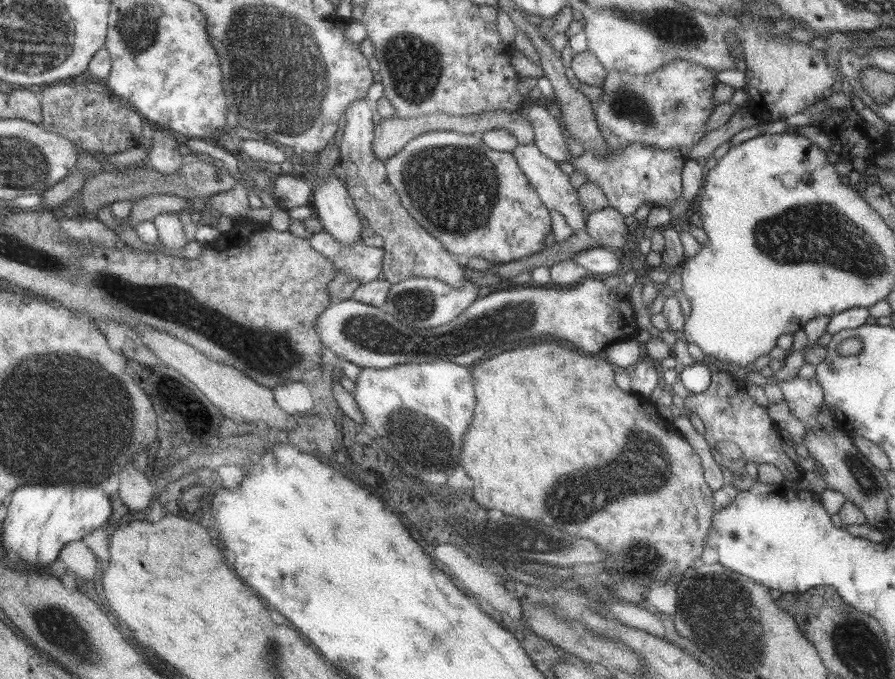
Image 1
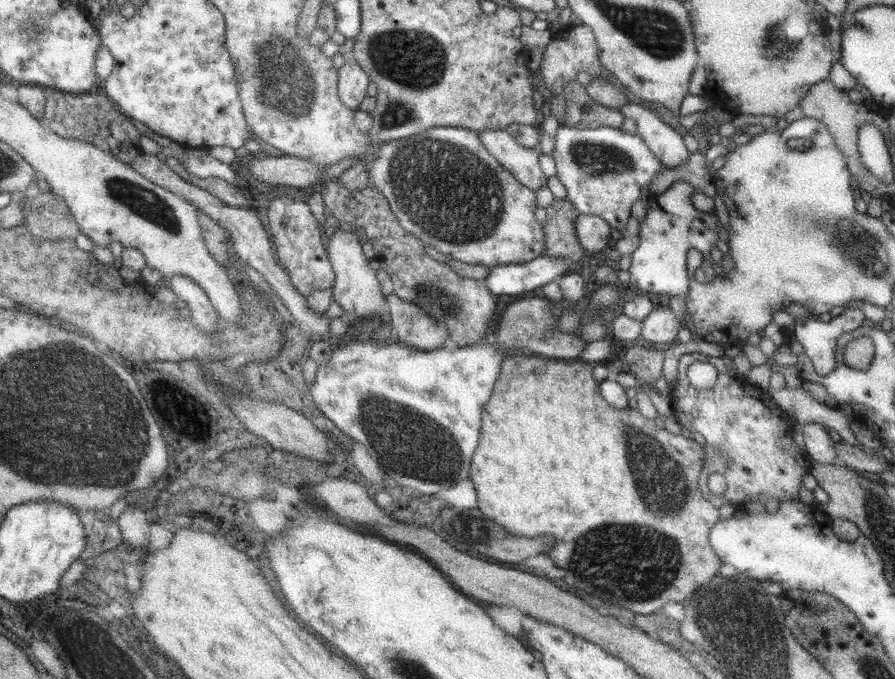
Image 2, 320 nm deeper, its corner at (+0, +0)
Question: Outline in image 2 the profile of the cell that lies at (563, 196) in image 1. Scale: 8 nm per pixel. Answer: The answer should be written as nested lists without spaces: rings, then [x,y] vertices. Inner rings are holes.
[[[481,130],[478,138],[489,155],[521,185],[531,190],[546,186],[548,179],[539,169],[537,152],[517,144],[505,130]]]

